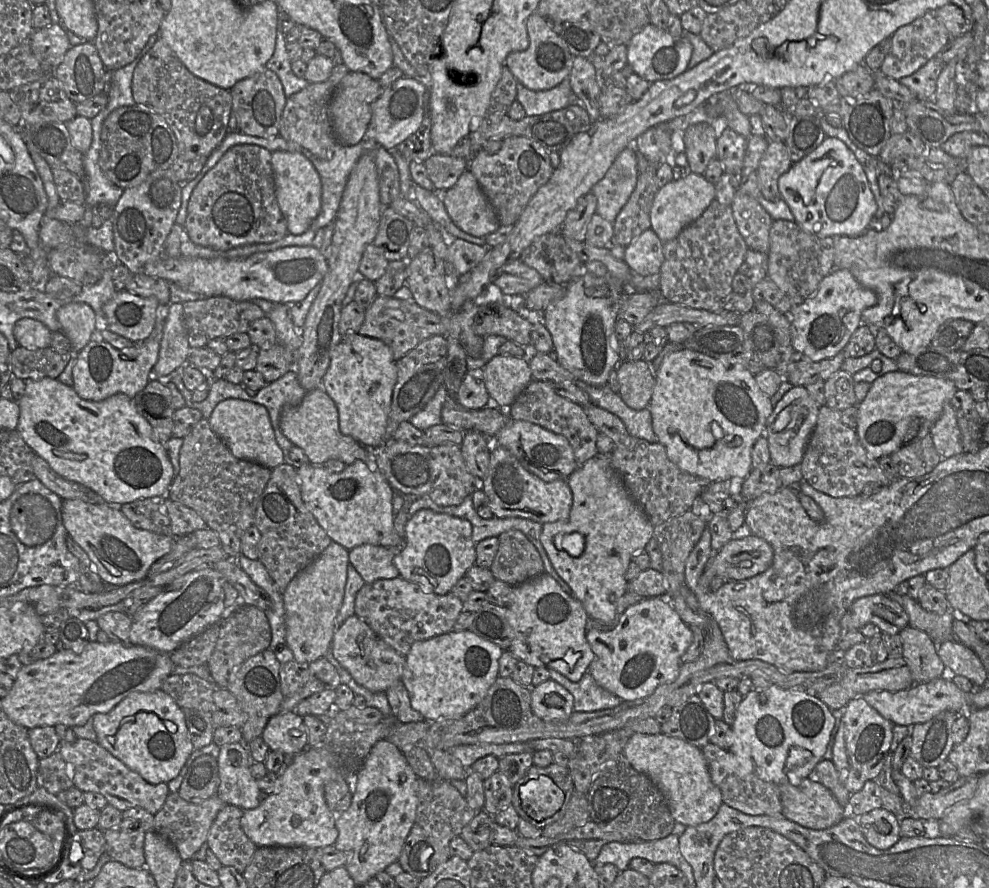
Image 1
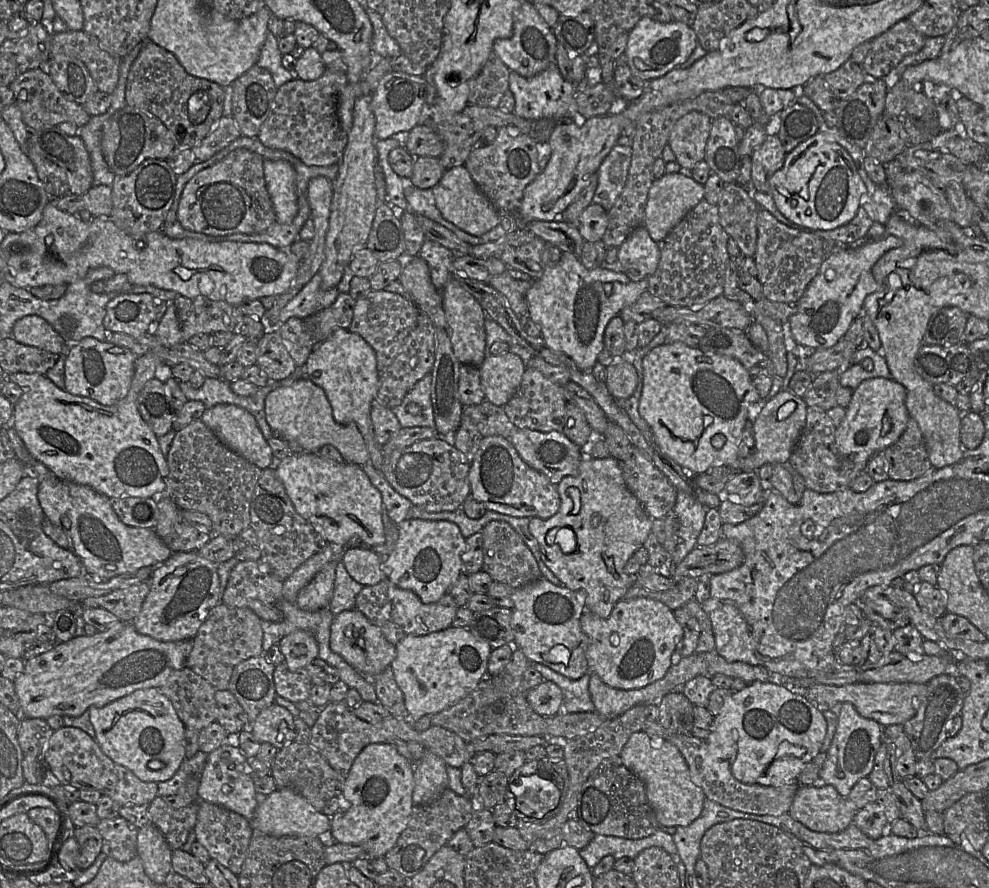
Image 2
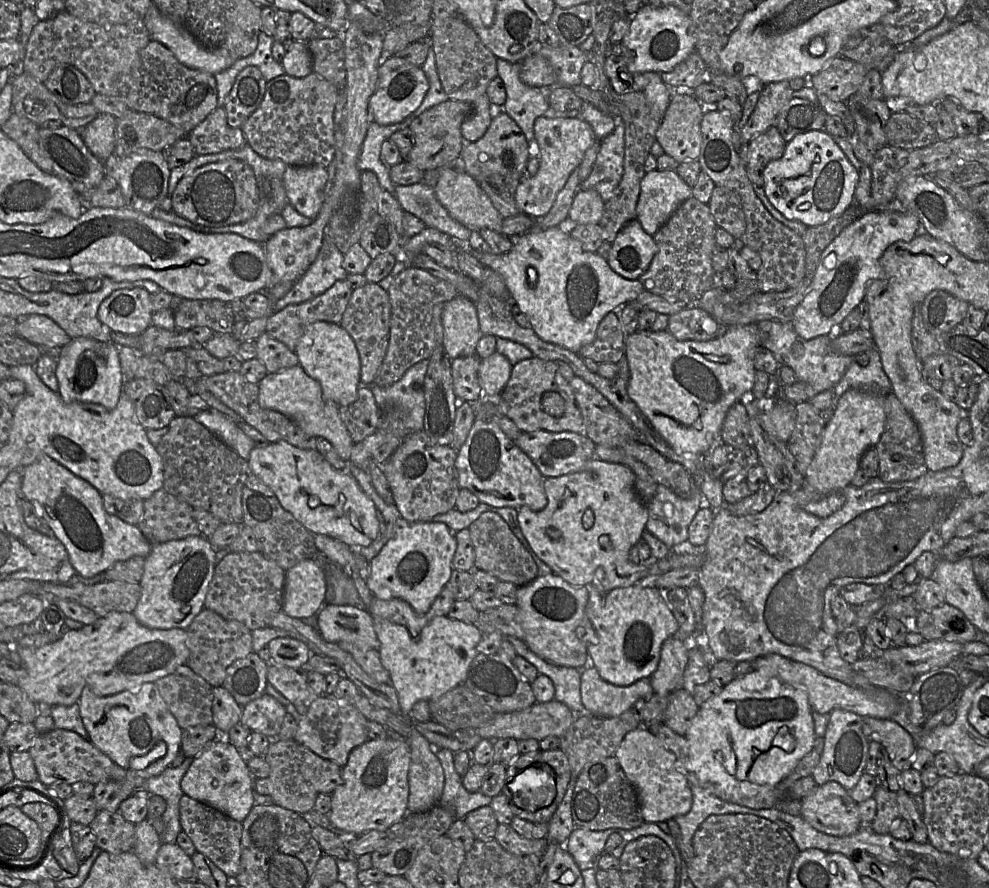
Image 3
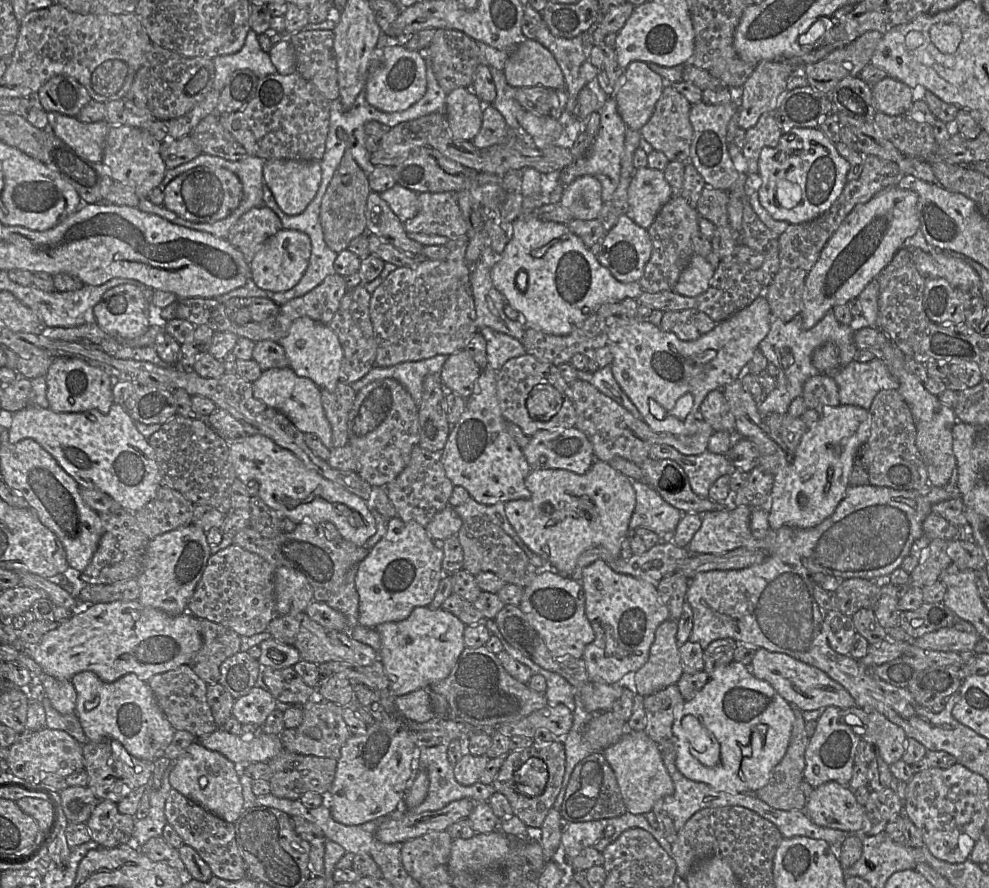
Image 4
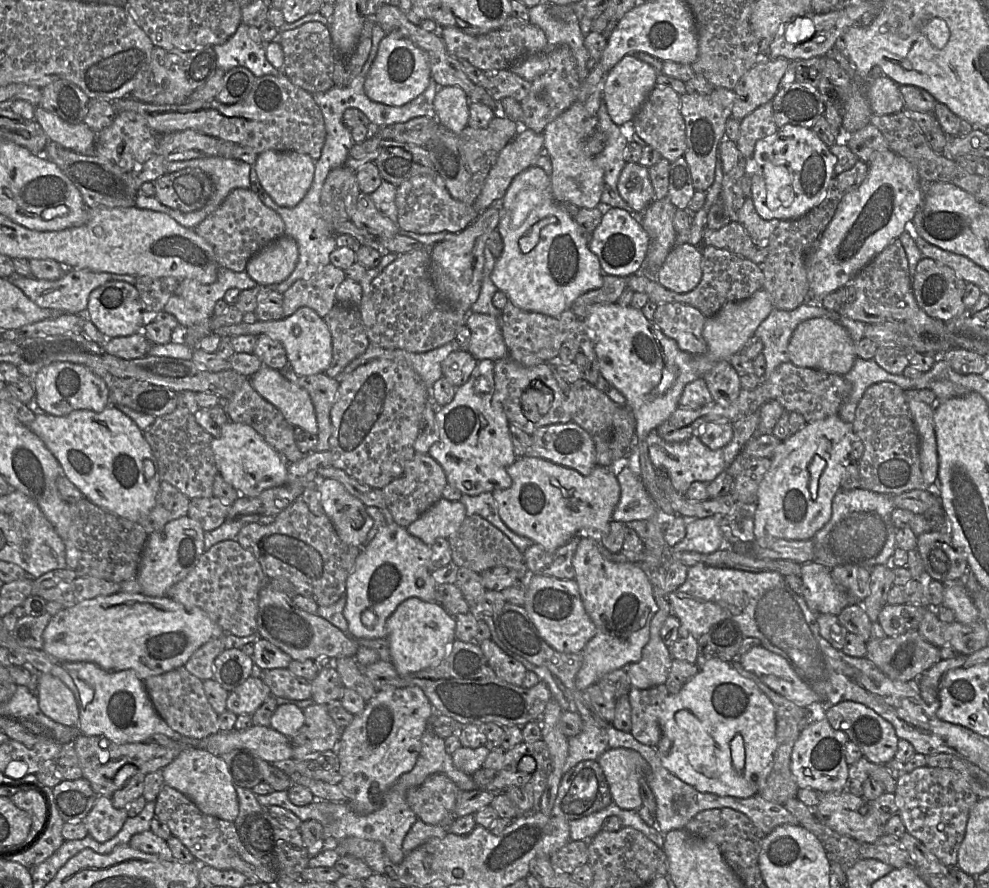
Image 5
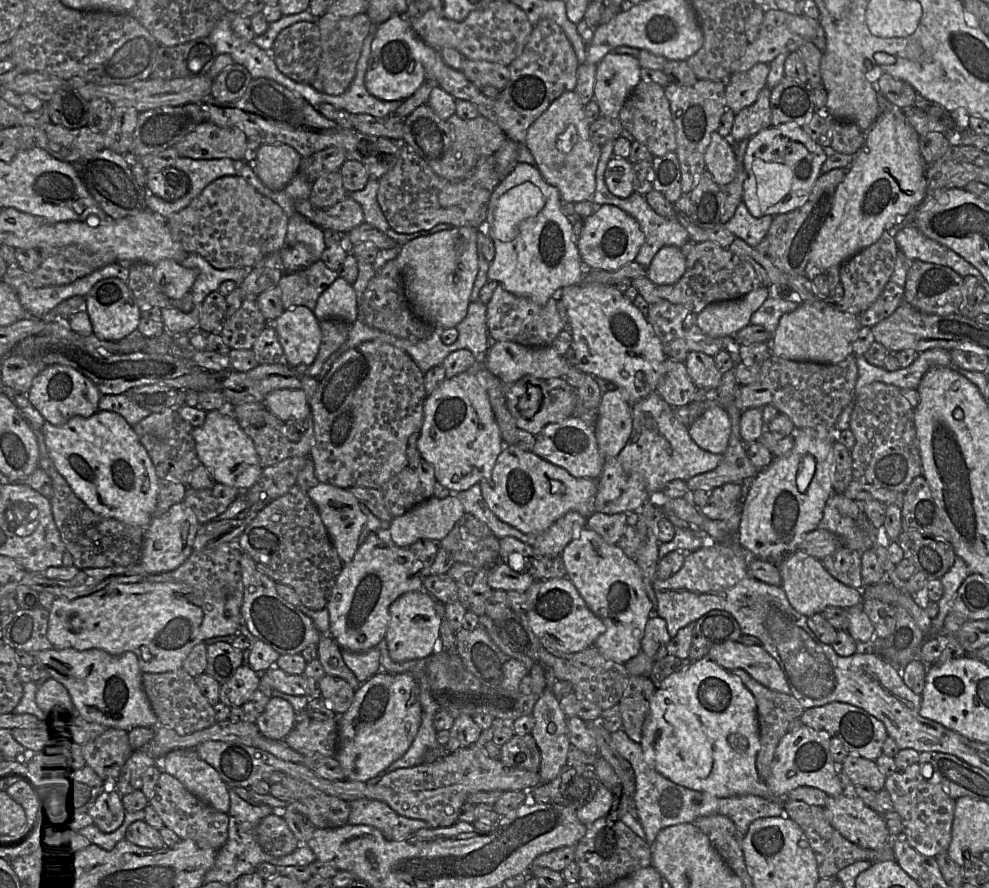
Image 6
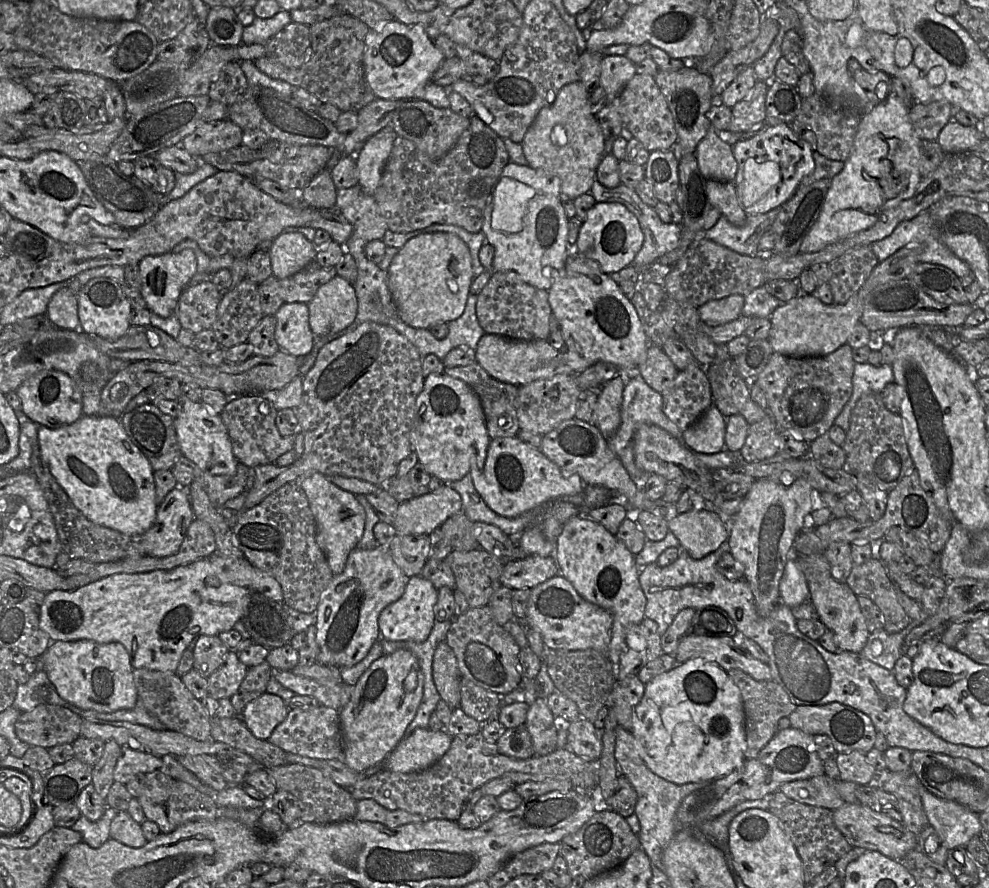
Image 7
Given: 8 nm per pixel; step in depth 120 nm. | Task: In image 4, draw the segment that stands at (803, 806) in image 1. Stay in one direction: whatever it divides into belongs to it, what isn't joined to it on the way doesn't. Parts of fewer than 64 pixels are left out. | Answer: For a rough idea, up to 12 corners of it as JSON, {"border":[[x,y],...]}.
{"border":[[848,786],[815,788],[804,813],[817,826],[864,833],[867,817]]}

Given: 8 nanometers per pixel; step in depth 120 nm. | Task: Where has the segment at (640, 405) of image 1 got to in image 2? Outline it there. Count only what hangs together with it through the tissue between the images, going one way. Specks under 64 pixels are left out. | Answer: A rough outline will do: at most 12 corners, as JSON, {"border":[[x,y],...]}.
{"border":[[617,360],[604,383],[614,398],[631,397],[638,385],[635,366]]}

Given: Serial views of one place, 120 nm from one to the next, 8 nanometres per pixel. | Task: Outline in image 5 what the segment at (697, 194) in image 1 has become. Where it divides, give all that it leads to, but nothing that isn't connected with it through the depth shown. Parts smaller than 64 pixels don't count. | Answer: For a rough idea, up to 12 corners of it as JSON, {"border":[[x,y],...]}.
{"border":[[626,163],[621,198],[643,213],[654,201],[647,167]]}

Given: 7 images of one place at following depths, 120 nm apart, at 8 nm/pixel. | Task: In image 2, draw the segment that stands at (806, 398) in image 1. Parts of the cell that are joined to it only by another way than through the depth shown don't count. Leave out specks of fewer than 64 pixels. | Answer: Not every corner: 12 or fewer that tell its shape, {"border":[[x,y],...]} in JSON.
{"border":[[789,390],[752,421],[755,445],[738,471],[789,461],[808,406]]}

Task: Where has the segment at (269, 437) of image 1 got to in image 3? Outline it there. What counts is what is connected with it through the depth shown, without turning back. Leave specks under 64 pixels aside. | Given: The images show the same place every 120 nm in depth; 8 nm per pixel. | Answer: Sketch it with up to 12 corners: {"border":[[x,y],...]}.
{"border":[[215,409],[193,418],[248,460],[256,443]]}

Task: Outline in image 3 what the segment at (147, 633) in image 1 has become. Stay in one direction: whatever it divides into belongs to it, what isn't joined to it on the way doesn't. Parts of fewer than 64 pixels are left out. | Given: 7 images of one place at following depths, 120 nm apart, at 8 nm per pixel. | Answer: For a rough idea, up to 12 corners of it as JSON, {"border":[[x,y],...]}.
{"border":[[203,535],[152,544],[133,612],[186,629],[204,609],[215,550]]}

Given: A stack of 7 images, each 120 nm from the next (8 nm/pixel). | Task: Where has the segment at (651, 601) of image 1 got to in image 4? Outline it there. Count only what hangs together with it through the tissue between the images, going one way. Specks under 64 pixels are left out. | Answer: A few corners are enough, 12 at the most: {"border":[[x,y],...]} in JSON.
{"border":[[601,559],[582,569],[588,679],[645,665],[670,619],[655,584]]}

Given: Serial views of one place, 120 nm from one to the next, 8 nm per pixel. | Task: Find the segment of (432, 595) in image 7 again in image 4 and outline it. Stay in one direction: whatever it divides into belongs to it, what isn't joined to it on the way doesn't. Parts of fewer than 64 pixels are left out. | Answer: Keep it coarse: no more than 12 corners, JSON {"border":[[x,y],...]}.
{"border":[[416,607],[379,624],[379,659],[395,696],[447,678],[465,624]]}

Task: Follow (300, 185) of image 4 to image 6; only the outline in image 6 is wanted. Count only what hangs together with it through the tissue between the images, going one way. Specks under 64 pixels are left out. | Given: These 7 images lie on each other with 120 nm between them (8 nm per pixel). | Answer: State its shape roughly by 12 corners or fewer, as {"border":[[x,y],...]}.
{"border":[[262,145],[253,167],[277,191],[297,175],[302,156]]}

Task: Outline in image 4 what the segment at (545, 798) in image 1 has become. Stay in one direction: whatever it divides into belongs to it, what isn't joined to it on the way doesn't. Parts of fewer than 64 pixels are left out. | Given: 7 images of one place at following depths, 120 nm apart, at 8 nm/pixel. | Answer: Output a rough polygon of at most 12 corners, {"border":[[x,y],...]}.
{"border":[[529,758],[514,775],[516,791],[542,794],[547,766]]}

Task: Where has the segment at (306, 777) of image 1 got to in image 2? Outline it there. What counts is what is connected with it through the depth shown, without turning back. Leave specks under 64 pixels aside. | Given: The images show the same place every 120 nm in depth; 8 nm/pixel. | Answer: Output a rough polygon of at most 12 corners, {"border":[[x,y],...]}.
{"border":[[289,788],[258,805],[251,829],[318,837],[331,818]]}

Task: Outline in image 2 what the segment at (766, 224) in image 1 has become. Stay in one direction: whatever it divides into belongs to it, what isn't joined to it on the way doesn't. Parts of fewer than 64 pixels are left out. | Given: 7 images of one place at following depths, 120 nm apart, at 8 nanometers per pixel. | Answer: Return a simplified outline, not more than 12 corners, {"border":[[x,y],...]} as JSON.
{"border":[[725,184],[720,224],[744,256],[757,248],[758,203]]}

